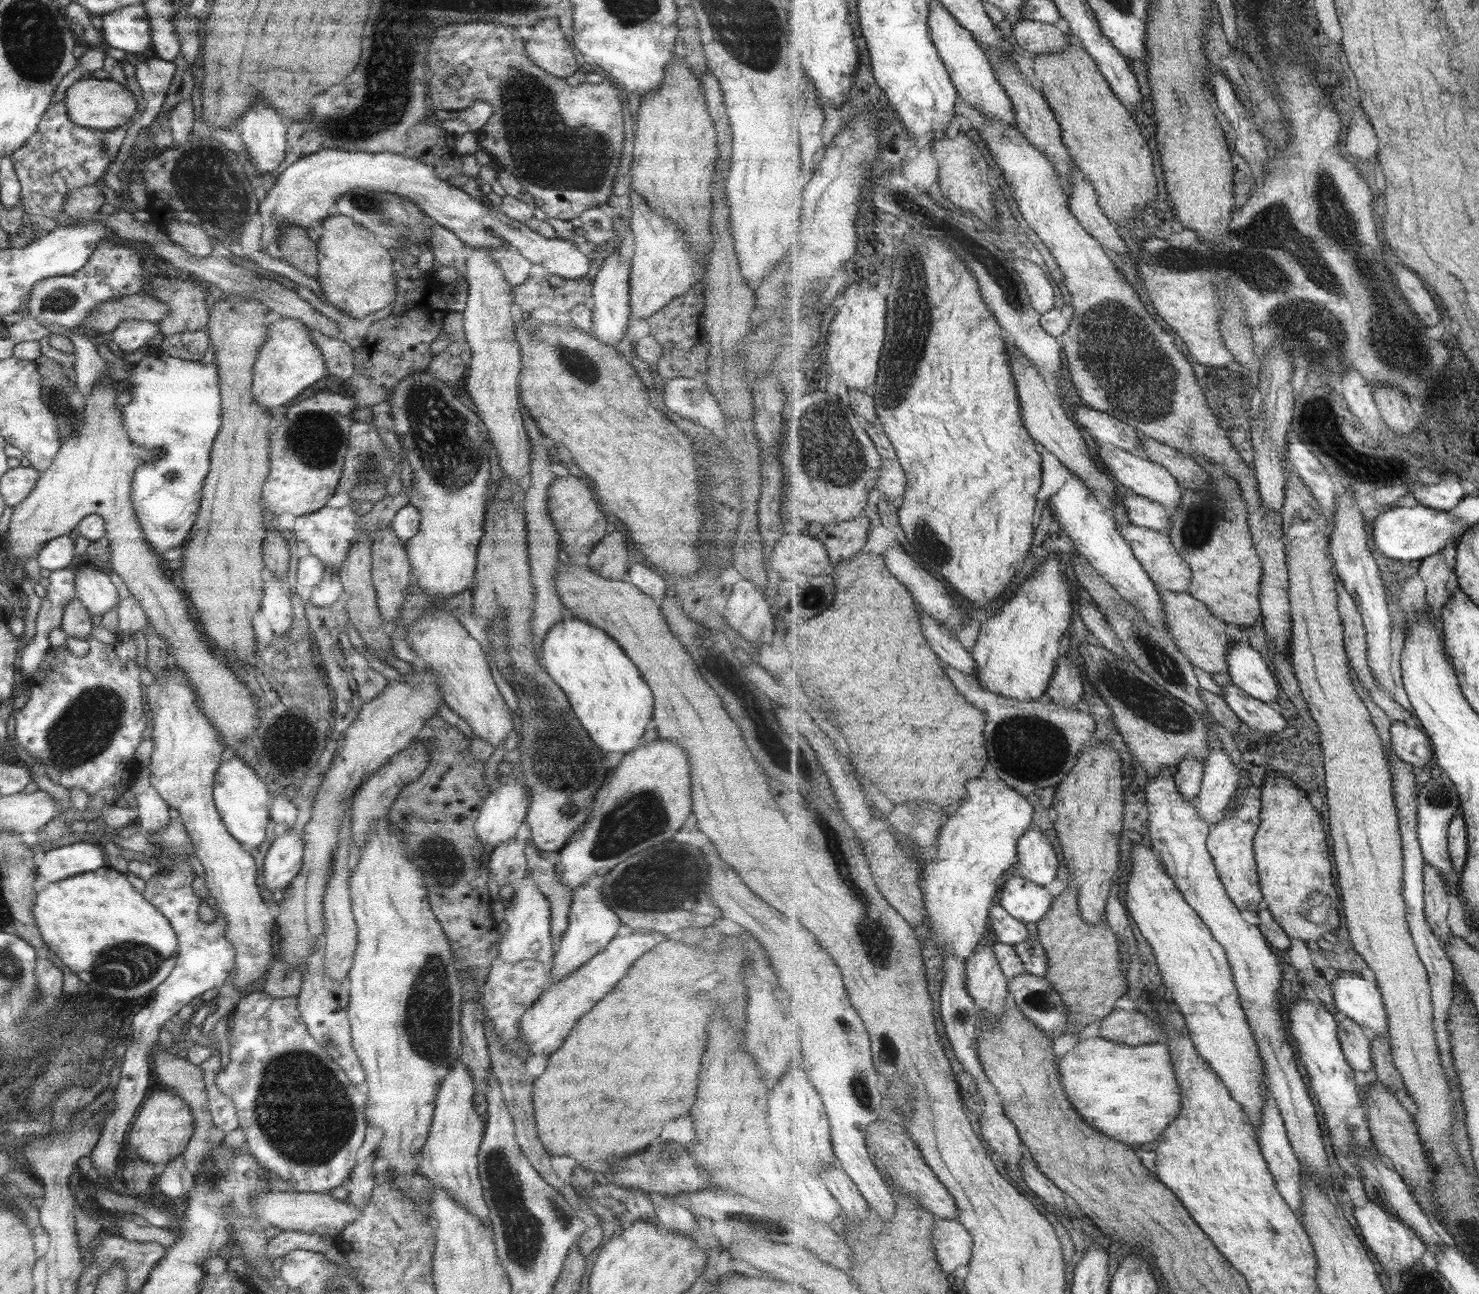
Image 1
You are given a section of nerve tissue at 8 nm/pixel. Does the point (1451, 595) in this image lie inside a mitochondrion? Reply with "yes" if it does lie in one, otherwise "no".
no

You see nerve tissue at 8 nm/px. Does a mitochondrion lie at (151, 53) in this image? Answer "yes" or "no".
no

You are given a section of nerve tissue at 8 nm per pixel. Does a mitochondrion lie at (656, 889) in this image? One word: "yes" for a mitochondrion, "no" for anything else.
yes

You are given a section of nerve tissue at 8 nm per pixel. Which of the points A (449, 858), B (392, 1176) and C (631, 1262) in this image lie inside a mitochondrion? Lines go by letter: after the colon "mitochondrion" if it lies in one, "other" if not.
A: other
B: other
C: other

